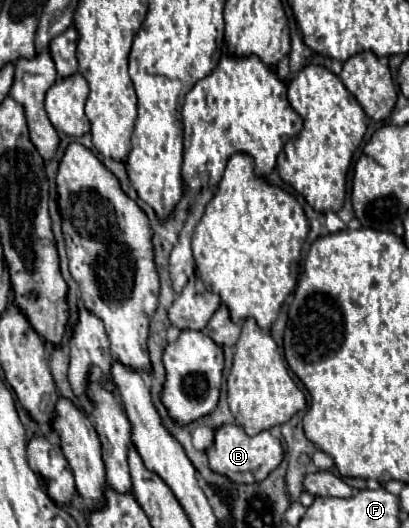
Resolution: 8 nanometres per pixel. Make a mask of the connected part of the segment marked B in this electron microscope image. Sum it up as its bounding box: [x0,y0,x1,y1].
[207,424,283,484]

